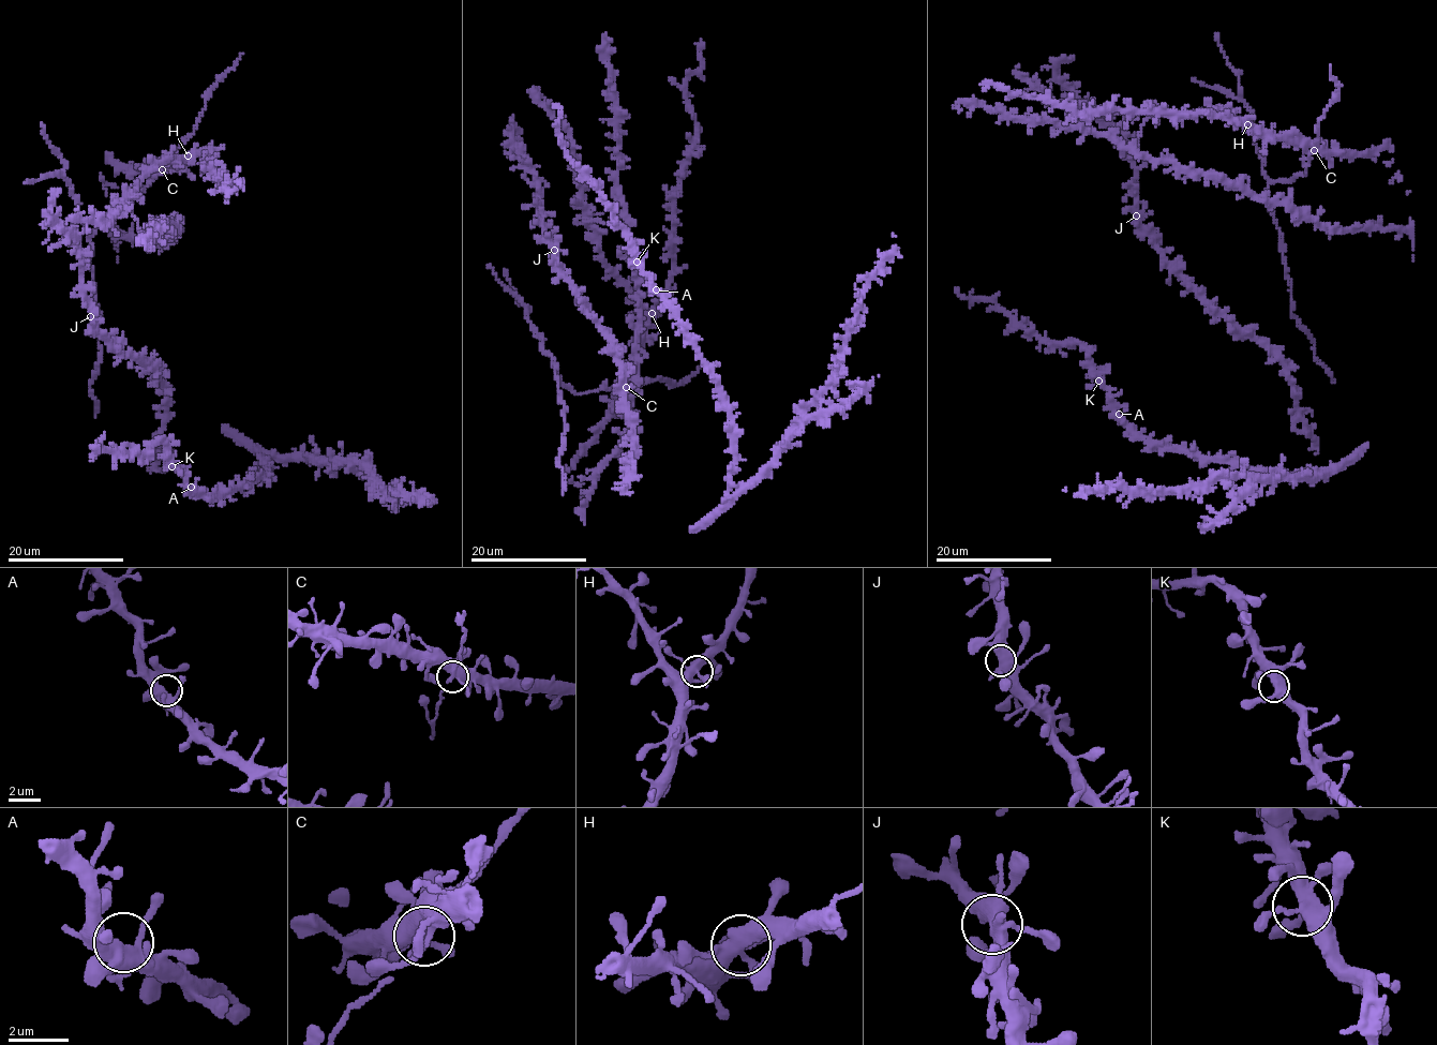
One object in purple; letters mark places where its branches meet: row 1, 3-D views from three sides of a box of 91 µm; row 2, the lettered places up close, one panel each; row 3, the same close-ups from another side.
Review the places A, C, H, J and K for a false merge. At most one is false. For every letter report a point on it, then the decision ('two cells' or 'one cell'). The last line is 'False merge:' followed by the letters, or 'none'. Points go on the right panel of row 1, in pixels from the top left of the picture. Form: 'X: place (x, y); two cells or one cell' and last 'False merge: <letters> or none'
A: place (1119, 414); one cell
C: place (1314, 150); one cell
H: place (1247, 124); one cell
J: place (1136, 215); one cell
K: place (1098, 381); one cell
False merge: none

